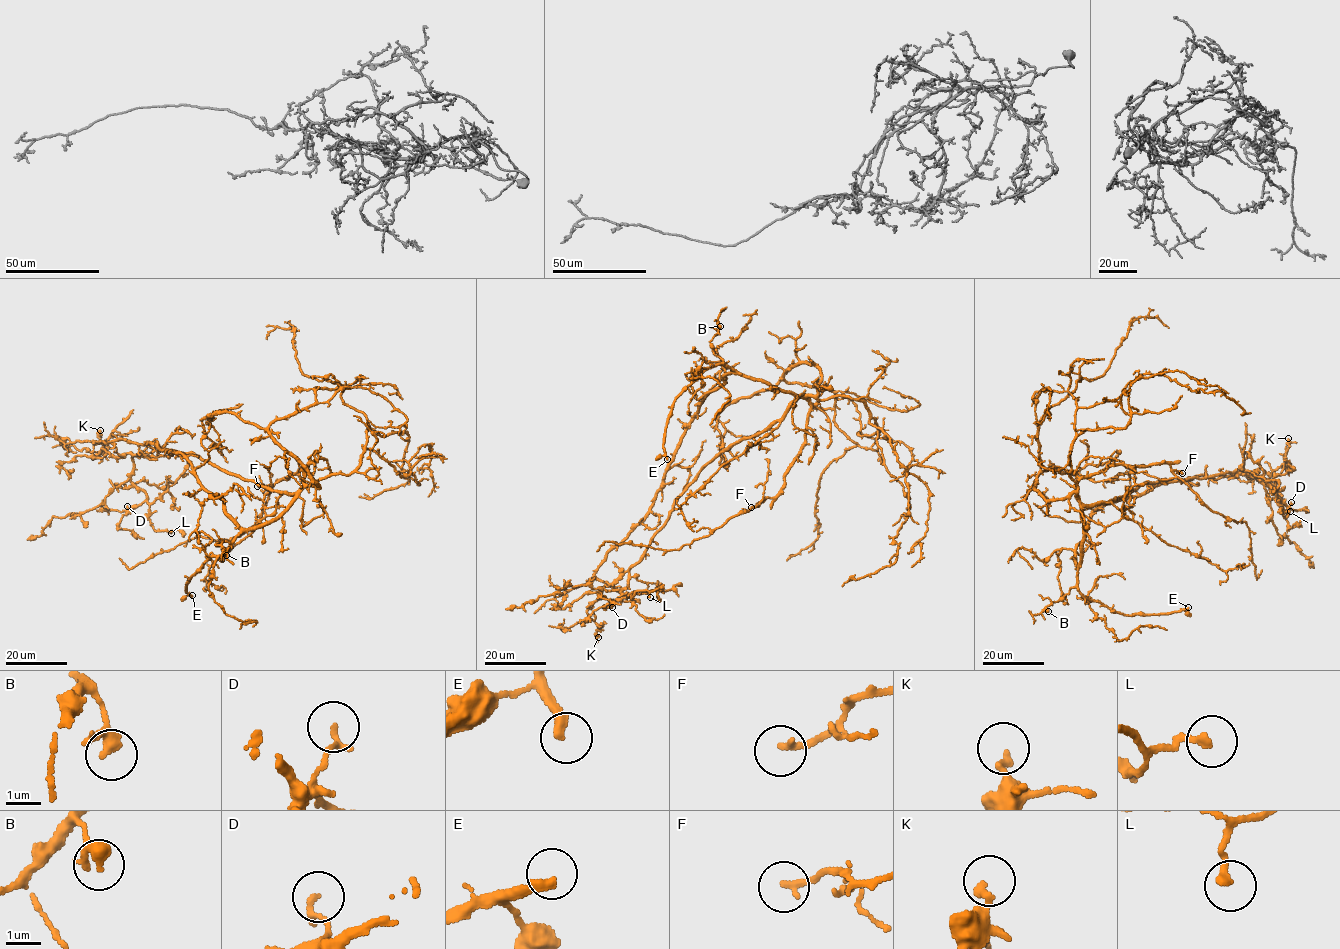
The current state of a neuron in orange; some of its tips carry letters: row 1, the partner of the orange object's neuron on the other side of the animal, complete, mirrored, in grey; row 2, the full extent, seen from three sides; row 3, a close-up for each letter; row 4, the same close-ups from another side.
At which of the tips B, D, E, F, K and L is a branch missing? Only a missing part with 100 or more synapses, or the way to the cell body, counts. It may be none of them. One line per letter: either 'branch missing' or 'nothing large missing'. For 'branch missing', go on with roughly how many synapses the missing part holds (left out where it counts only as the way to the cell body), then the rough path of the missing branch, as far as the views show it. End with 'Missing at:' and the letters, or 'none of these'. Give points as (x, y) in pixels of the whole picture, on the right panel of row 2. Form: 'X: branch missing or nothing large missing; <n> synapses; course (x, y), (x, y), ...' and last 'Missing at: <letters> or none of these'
B: nothing large missing
D: nothing large missing
E: branch missing; 120 synapses; course (1188, 607), (1246, 565), (1276, 565), (1283, 558)
F: nothing large missing
K: nothing large missing
L: nothing large missing
Missing at: E

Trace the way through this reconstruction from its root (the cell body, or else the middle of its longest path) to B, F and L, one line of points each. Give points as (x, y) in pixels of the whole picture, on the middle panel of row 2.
B: (793, 394), (740, 375), (716, 356), (710, 342), (720, 326)
F: (793, 394), (804, 397), (810, 406), (801, 452), (785, 475), (784, 486), (778, 494), (751, 507)
L: (793, 394), (781, 419), (716, 454), (677, 497), (621, 593), (646, 590), (650, 597)

